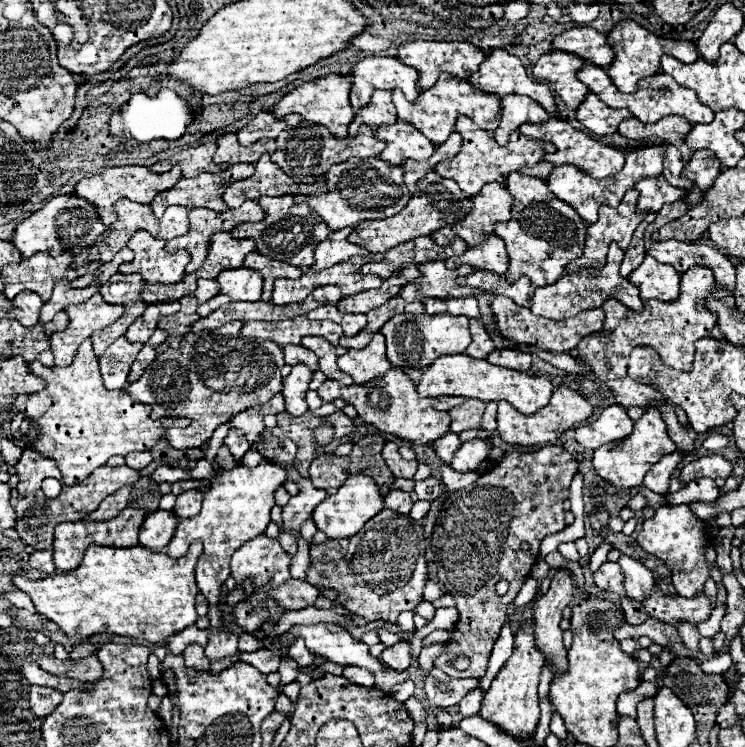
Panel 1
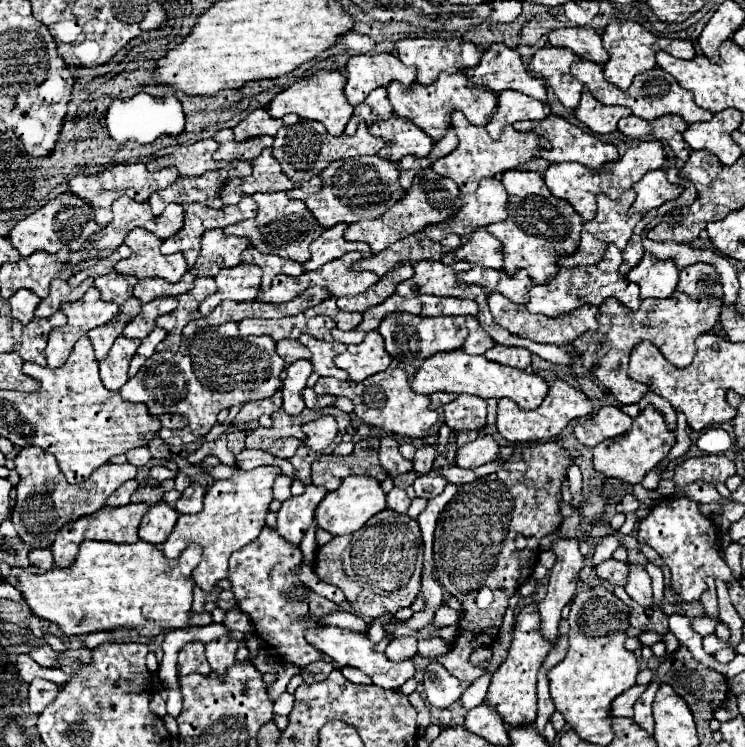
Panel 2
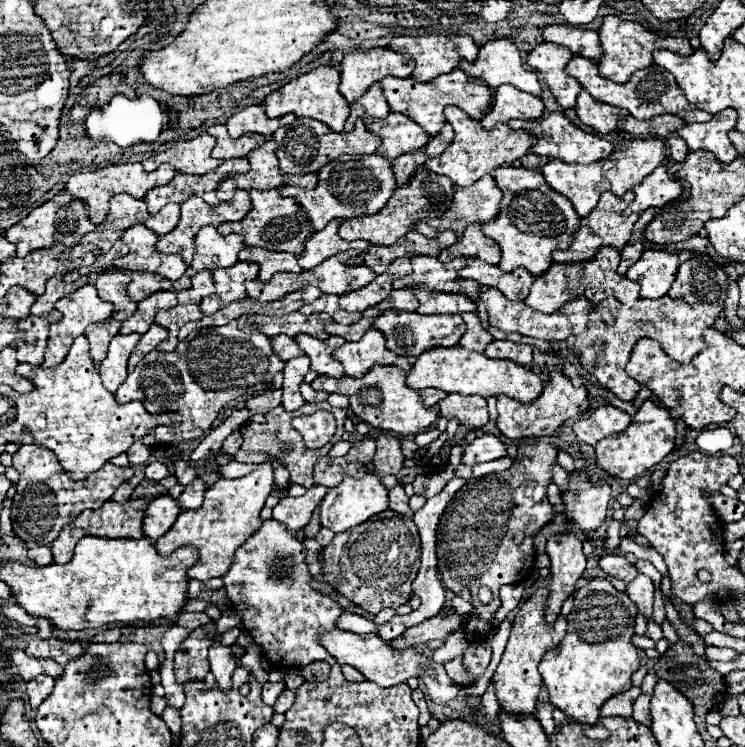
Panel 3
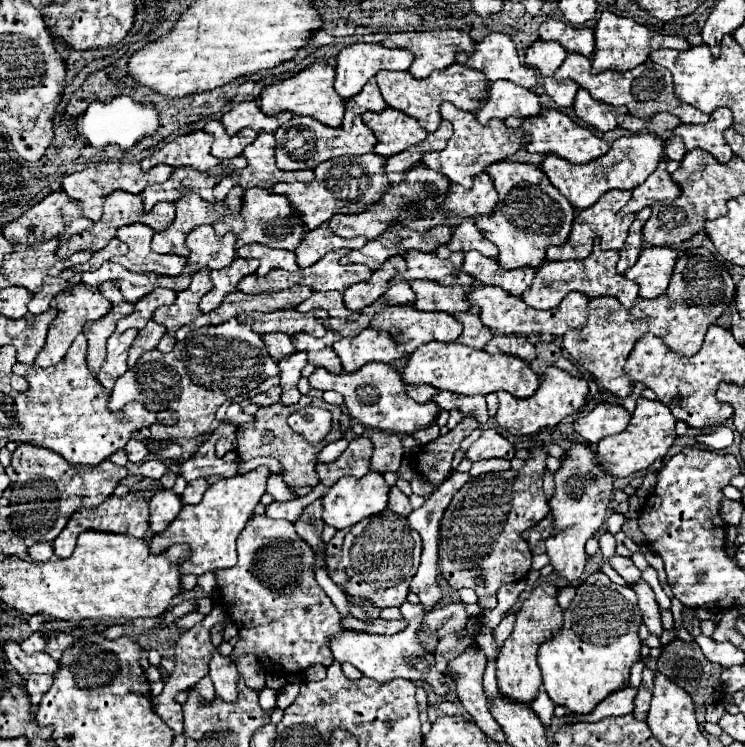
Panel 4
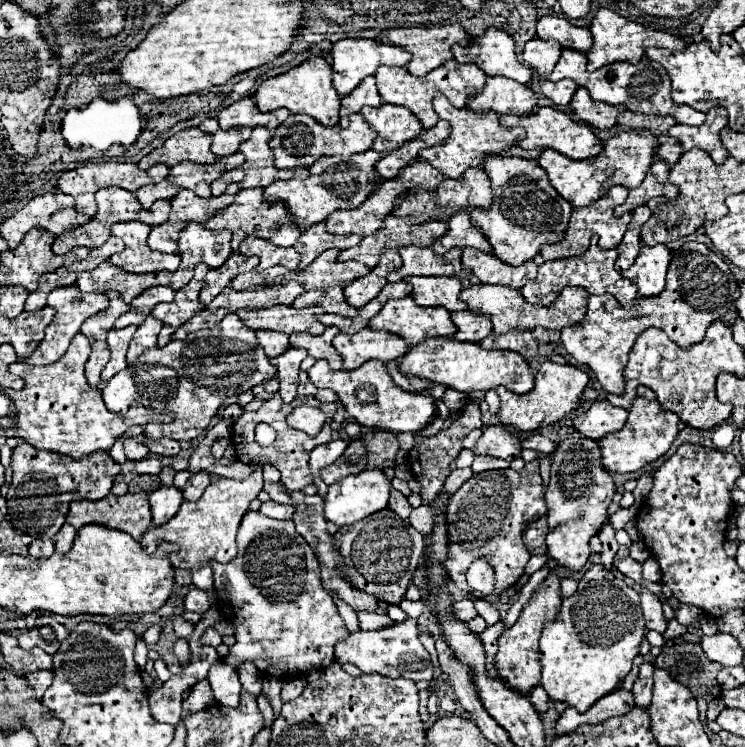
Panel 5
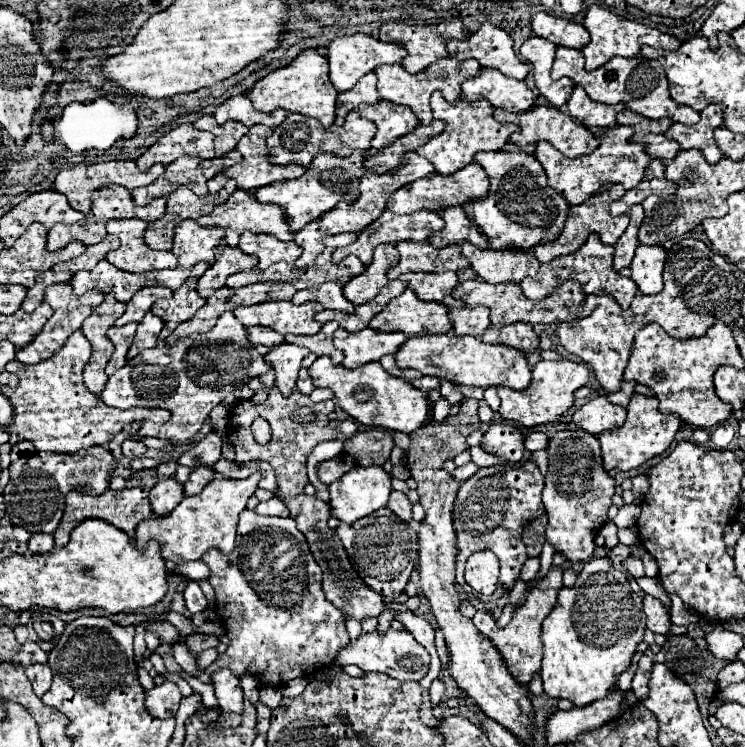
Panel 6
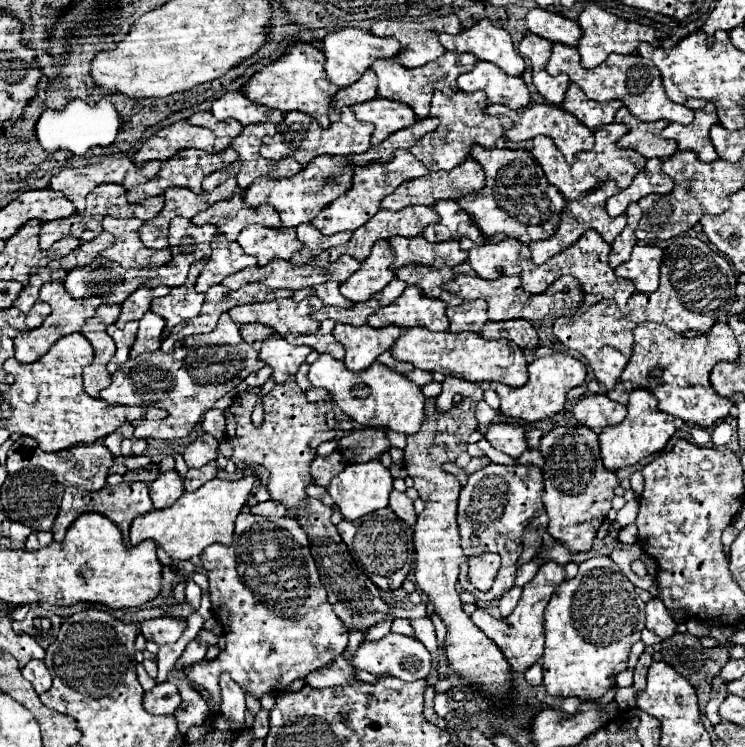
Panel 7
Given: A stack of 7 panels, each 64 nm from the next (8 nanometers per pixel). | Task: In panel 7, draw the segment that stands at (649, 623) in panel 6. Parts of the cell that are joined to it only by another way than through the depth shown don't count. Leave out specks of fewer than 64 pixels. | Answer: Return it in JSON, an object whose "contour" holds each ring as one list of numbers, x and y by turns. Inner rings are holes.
{"contour":[[652,598,646,604,646,628,652,630,662,640,676,634,676,622,660,598]]}

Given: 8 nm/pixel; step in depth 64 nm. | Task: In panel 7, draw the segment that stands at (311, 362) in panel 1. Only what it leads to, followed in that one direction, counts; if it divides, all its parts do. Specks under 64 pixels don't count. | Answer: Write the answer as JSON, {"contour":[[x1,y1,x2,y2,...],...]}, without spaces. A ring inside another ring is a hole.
{"contour":[[244,324,244,326,240,326,240,334,248,344,254,344,254,342,262,342,264,338,268,338,274,332,272,332,272,328,262,326,262,324]]}

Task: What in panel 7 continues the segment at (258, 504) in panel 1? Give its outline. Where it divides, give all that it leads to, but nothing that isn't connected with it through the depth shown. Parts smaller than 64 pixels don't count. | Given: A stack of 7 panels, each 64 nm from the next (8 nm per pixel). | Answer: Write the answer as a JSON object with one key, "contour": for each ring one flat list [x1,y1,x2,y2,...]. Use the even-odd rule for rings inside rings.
{"contour":[[244,476,240,480,214,478,196,492,184,492,172,506,160,510,154,508,146,514,136,516,136,520,132,520,130,526,130,544,136,546,138,542,150,538,166,550,172,562,200,556,202,550,214,542,230,544,234,532,234,520,240,514,242,506,246,504,252,486,254,486,254,476],[230,676,220,678,220,688,222,688,220,712,232,722,236,722,238,726,242,726,246,718,246,702,244,702,242,688]]}

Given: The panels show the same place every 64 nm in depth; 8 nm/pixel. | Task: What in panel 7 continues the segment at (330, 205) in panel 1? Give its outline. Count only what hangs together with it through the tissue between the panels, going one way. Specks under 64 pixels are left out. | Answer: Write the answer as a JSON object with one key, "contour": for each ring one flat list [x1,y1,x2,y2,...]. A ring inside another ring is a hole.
{"contour":[[316,156,296,176,290,178,258,178,250,188,244,190,244,202,248,206,270,204,280,214,280,220,288,228,296,228,302,222,310,222,320,208,328,206,336,196,342,196,350,188,352,170,350,160,344,156]]}

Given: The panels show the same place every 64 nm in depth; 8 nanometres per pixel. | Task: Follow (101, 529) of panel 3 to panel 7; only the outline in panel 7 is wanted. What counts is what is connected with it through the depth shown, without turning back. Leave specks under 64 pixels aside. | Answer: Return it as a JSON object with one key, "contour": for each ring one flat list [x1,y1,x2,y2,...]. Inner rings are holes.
{"contour":[[132,482,132,484,116,484,116,486,110,486,106,484,102,490,96,490,96,492,82,492,78,488,72,488,68,486,64,490,64,498,62,498,62,504,60,504,60,512,54,520,54,526,52,526,52,536,56,542,60,542,64,538,64,532,68,530,68,526,72,524,72,520,76,516,80,516,80,512,102,512,104,516,108,516,124,534,124,540,128,540,128,528,130,528,130,522,140,516,140,514,146,514,148,510,152,510,152,500,148,496,148,486,146,482]]}

